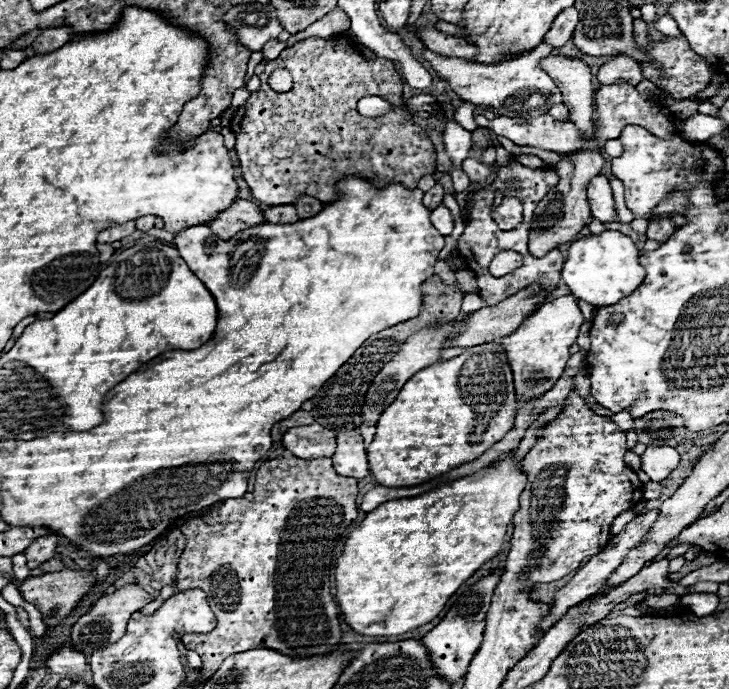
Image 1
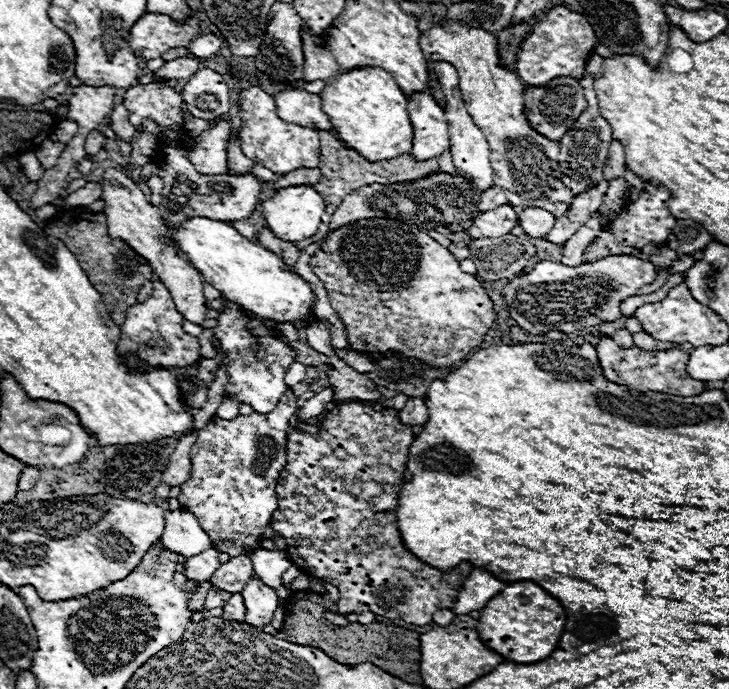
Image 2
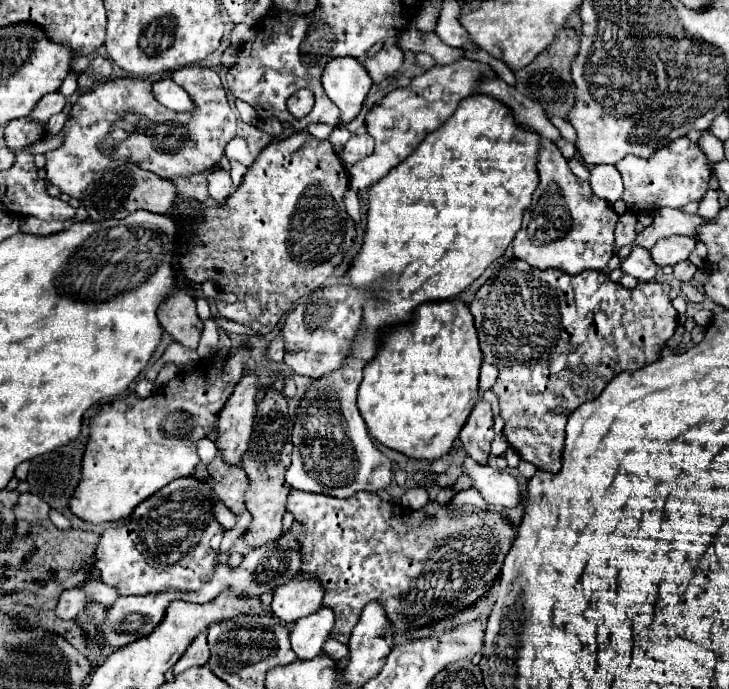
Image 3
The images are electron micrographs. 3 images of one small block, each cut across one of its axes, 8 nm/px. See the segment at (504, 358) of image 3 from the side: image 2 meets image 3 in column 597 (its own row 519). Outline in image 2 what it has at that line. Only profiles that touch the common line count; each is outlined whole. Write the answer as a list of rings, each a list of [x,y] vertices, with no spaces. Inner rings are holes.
[[[364,402],[338,404],[326,414],[316,434],[308,434],[300,428],[288,434],[288,462],[276,484],[280,502],[272,514],[270,526],[284,538],[286,554],[292,558],[294,566],[338,588],[338,614],[374,612],[384,618],[400,618],[408,624],[426,626],[432,624],[432,614],[436,610],[456,604],[458,588],[472,570],[470,562],[462,562],[452,570],[426,566],[426,562],[418,560],[402,542],[396,524],[396,508],[412,440],[412,426],[400,422],[398,410],[384,408],[376,412]]]

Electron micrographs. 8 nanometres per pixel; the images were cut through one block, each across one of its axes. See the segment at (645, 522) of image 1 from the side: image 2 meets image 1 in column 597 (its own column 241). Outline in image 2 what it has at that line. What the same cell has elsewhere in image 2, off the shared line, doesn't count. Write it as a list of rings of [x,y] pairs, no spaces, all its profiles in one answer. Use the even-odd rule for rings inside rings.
[[[242,554],[242,556],[230,558],[226,564],[222,564],[210,582],[212,582],[212,586],[226,590],[230,594],[240,594],[248,582],[248,578],[252,578],[252,576],[254,576],[252,562],[246,554]]]

